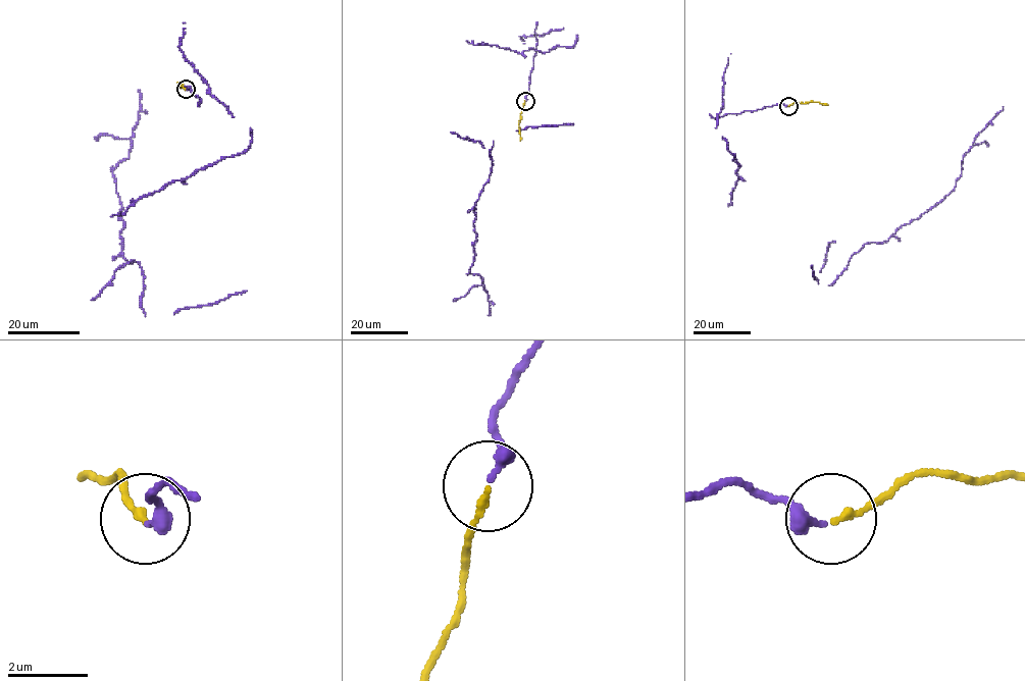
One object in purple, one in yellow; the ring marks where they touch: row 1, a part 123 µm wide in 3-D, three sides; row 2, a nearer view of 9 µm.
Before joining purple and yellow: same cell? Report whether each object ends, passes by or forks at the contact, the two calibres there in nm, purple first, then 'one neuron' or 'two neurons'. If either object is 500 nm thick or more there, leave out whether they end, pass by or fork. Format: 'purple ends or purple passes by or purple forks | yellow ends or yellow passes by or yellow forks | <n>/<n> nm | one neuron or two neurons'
purple ends | yellow ends | 320/170 nm | one neuron

